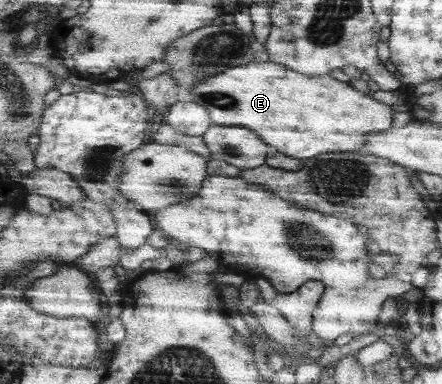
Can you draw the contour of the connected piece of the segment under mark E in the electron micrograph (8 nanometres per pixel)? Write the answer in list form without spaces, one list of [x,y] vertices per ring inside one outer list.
[[[249,59],[244,65],[199,83],[189,101],[209,109],[212,126],[248,127],[268,145],[294,159],[312,159],[322,153],[358,153],[366,139],[376,131],[388,131],[394,121],[394,109],[358,91],[350,82],[334,77],[308,77],[278,62]]]

